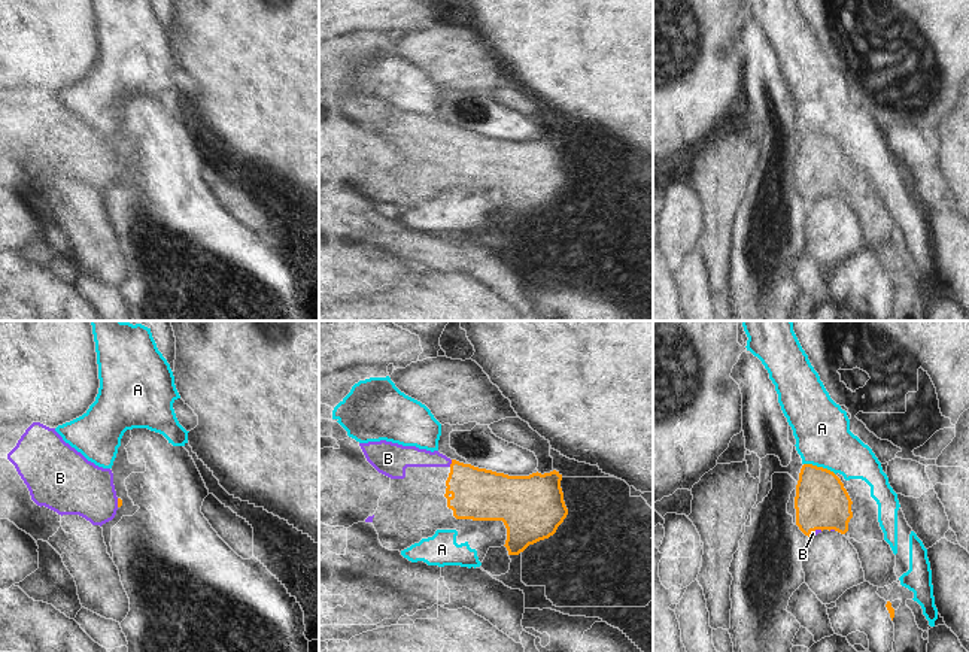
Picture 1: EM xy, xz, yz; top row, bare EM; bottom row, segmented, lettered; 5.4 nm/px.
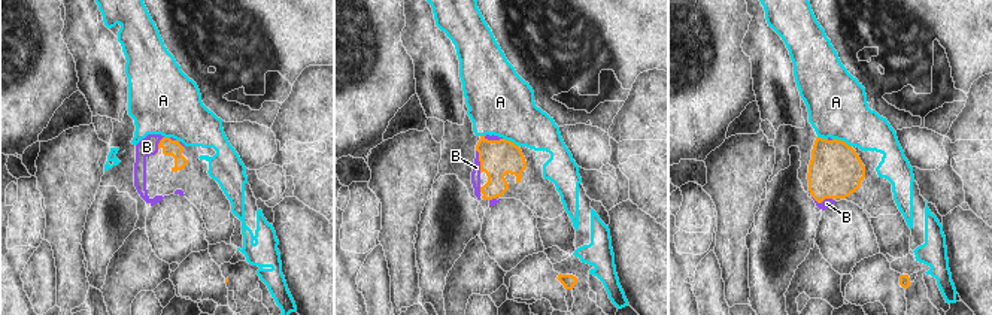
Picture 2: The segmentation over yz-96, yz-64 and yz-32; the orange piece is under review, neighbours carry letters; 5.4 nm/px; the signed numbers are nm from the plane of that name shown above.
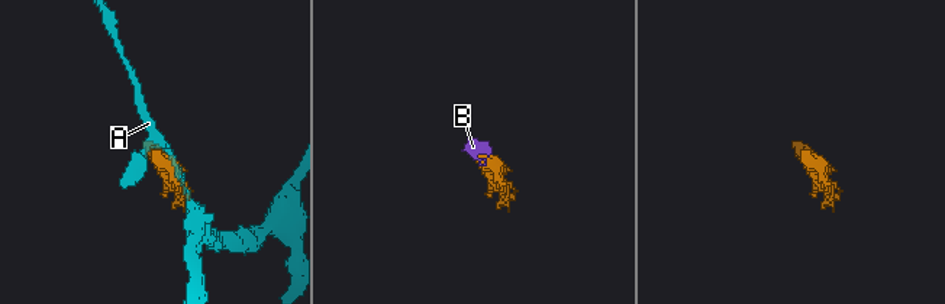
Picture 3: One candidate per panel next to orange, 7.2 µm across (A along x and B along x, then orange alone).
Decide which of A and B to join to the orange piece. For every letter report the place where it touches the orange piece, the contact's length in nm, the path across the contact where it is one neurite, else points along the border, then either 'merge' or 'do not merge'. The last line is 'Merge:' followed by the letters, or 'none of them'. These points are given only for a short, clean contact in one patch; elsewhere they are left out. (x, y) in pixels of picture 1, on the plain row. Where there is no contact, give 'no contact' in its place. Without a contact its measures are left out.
A: yz (820, 133) | 190 nm | do not merge
B: xz (452, 129) | 40 nm | across xz (479, 160), (452, 129), (407, 121) | merge
Merge: B

